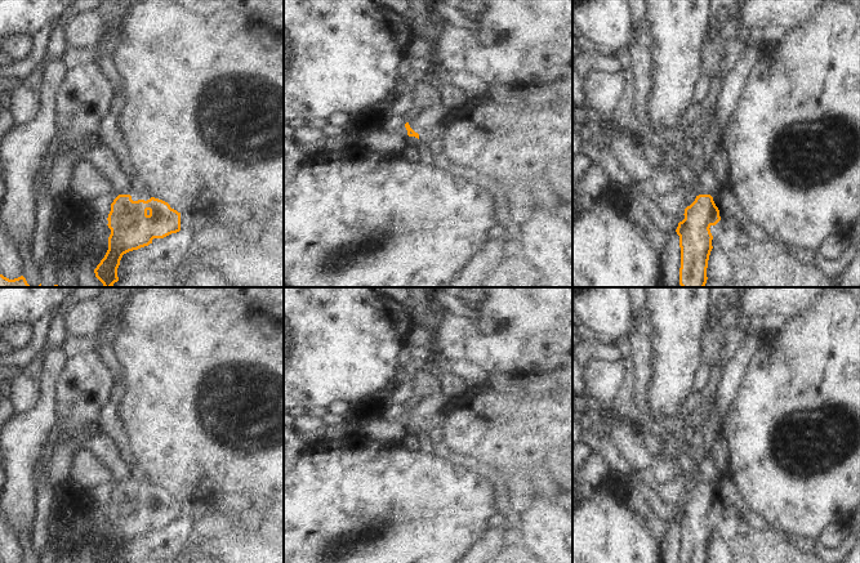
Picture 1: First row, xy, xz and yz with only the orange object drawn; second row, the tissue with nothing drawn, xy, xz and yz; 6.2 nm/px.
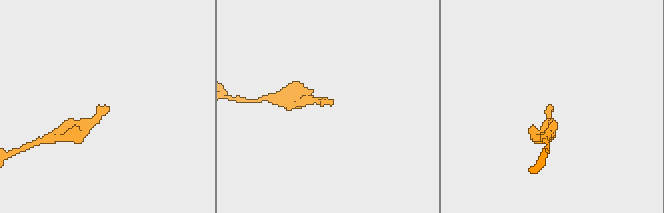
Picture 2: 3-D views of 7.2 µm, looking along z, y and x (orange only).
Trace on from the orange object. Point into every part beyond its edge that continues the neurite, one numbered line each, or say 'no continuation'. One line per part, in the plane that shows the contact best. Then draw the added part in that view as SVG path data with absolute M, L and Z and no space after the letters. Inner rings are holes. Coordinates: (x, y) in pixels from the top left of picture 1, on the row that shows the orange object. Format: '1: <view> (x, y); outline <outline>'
1: yz (726, 233); outline M713 197L713 201L719 210L721 220L709 228L713 236L712 246L731 254L740 246L741 223L736 216L725 210L719 197Z

